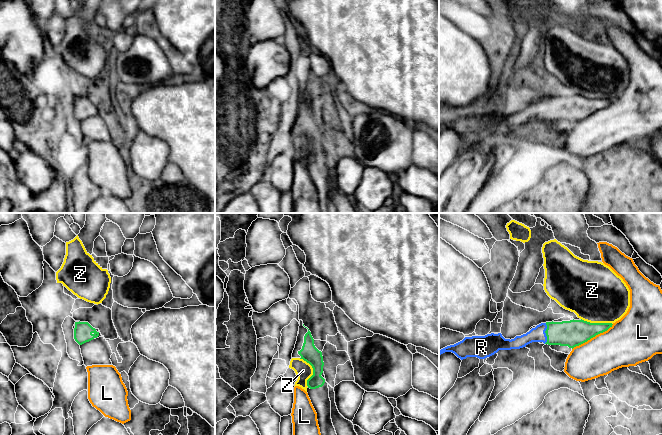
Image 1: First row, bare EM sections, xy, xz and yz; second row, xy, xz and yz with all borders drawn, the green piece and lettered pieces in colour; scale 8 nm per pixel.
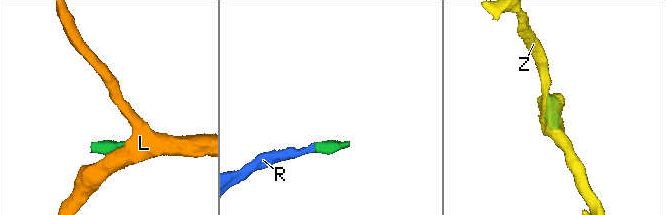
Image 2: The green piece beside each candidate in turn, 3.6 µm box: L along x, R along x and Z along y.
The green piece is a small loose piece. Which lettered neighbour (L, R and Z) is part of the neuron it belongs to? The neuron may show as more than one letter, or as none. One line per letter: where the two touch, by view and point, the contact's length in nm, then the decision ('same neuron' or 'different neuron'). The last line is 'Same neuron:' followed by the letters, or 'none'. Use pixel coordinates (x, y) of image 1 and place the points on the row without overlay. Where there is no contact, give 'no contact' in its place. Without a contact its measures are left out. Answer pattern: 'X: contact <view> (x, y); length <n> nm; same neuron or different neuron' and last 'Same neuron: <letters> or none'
L: contact yz (592, 113); length 400 nm; different neuron
R: contact yz (545, 108); length 170 nm; same neuron
Z: contact xz (313, 146); length 240 nm; different neuron
Same neuron: R

